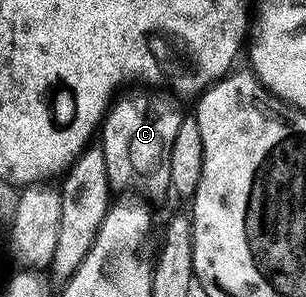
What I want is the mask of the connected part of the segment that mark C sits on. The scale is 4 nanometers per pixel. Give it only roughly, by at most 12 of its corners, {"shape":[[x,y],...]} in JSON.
{"shape":[[131,89],[101,124],[108,181],[148,200],[171,191],[184,112]]}

